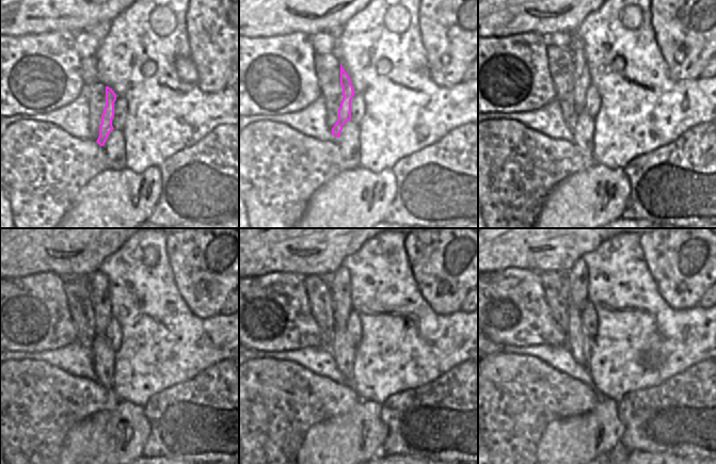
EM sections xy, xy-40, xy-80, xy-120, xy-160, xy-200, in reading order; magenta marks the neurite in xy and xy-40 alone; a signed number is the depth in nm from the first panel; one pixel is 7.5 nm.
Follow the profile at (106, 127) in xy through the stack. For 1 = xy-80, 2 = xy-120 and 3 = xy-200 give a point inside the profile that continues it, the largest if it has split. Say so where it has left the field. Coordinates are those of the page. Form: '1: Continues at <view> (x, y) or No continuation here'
1: Continues at xy-80 (582, 81)
2: Continues at xy-120 (99, 293)
3: Continues at xy-200 (578, 274).

